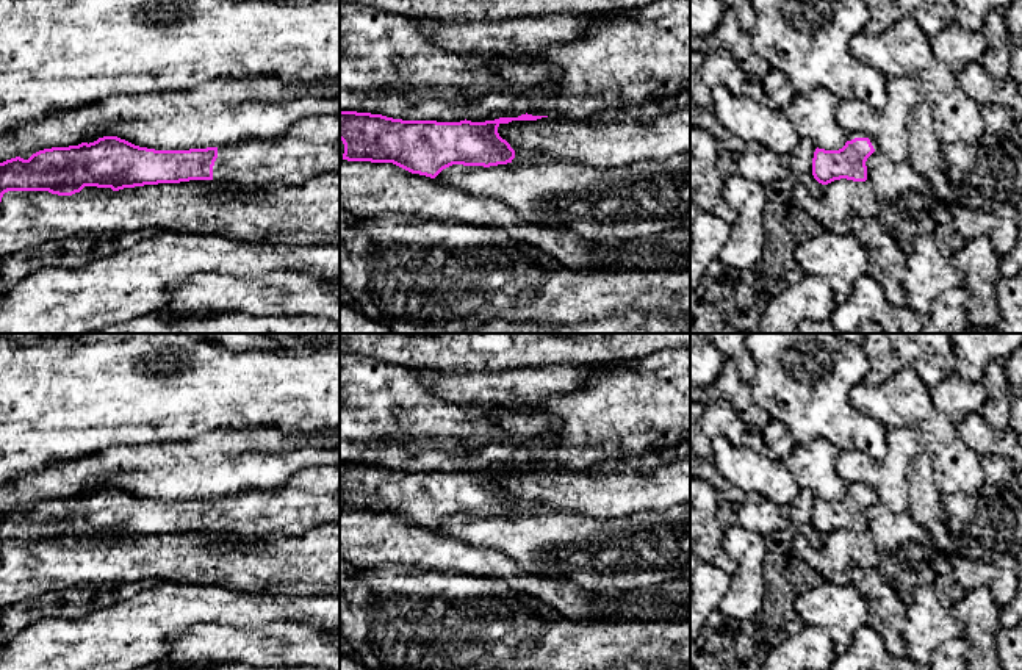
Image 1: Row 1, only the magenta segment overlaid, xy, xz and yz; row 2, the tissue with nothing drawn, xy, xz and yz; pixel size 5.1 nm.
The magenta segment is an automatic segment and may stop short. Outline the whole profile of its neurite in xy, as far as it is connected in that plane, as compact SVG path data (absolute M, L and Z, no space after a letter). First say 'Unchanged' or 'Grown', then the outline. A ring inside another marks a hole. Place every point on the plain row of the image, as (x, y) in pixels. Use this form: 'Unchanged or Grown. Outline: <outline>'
Grown. Outline: M340 465L311 466L294 474L283 485L269 490L243 490L236 495L189 501L155 501L135 496L117 487L103 487L94 493L81 493L69 498L52 498L33 504L28 510L20 507L0 513L0 553L8 542L49 542L58 546L72 546L85 537L111 539L119 542L158 534L180 534L189 531L214 531L233 534L243 539L264 535L302 535L307 531L327 523L340 523Z

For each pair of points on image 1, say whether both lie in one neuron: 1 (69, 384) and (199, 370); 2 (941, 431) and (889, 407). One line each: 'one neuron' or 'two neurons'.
1: one neuron
2: one neuron

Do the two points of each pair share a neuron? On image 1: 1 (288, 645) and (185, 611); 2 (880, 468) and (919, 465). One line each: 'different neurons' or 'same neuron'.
1: different neurons
2: different neurons

